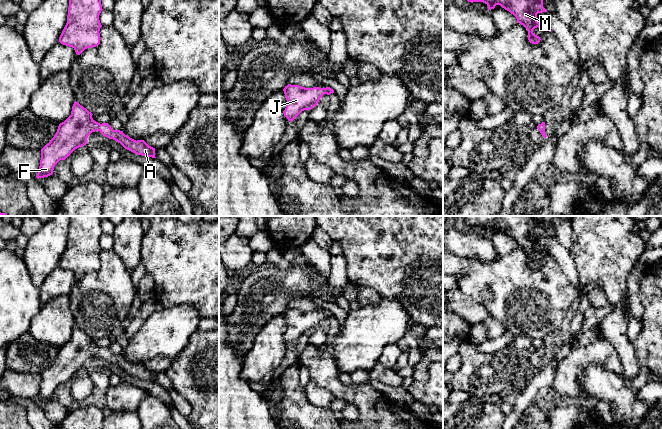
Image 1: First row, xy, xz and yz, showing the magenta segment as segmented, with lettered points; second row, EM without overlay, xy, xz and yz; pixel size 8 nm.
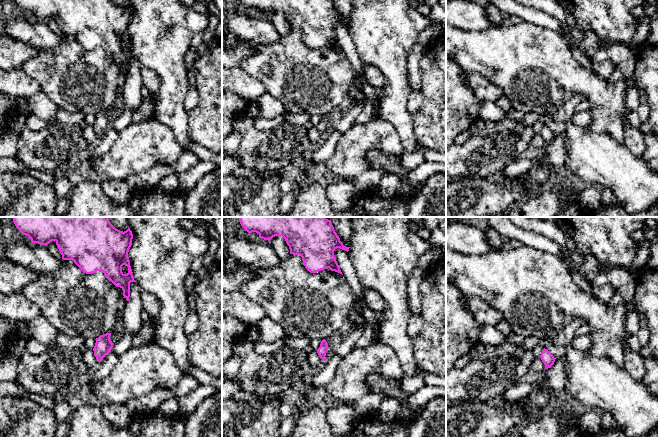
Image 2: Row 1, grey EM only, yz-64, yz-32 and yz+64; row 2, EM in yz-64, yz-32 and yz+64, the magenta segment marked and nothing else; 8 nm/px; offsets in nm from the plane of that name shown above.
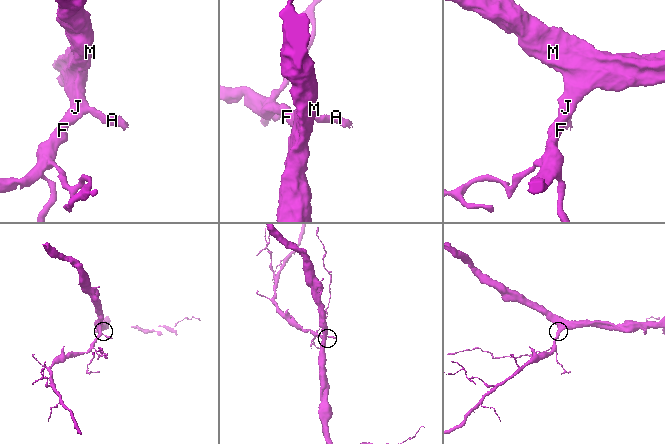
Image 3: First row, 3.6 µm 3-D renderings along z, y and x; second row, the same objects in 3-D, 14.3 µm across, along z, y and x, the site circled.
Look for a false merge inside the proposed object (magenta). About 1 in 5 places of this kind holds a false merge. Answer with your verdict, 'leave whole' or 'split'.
leave whole

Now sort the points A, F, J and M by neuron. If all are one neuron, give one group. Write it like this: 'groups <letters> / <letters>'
groups A F J M

